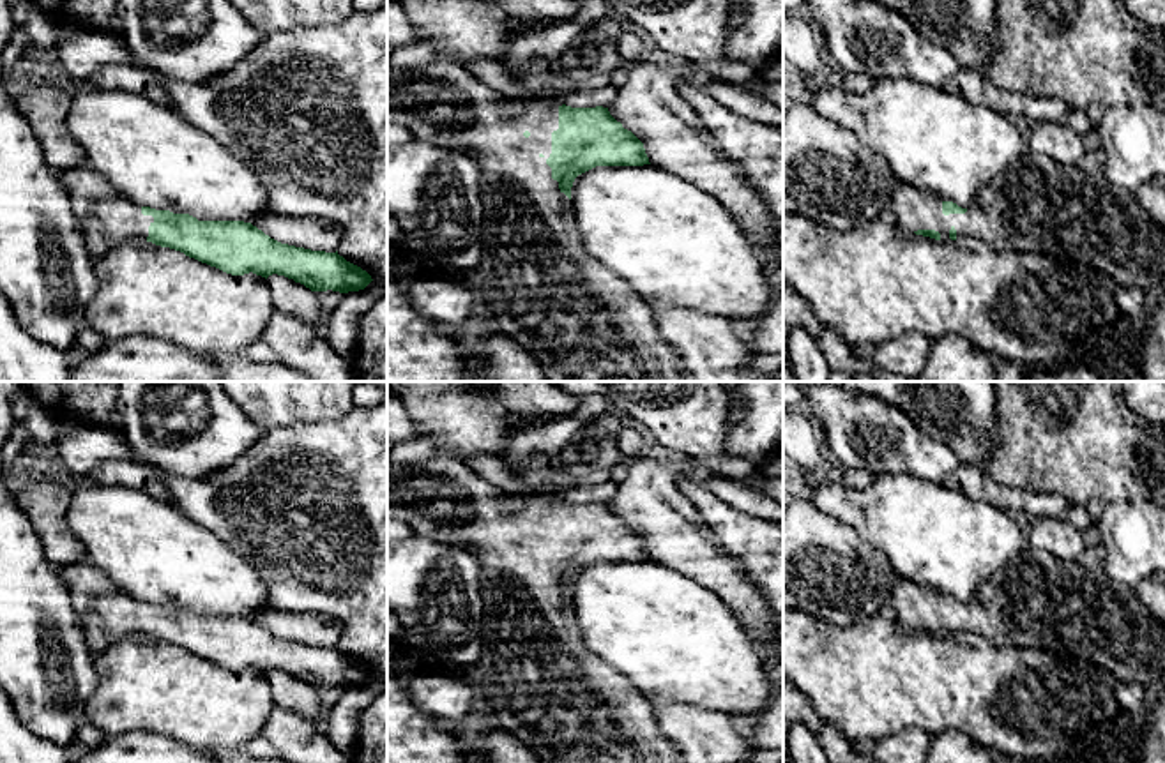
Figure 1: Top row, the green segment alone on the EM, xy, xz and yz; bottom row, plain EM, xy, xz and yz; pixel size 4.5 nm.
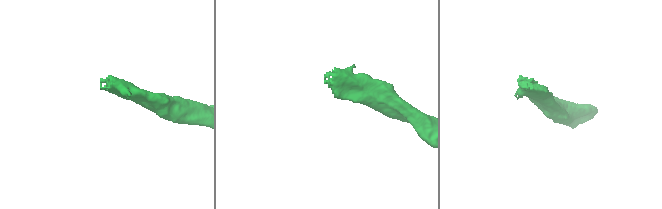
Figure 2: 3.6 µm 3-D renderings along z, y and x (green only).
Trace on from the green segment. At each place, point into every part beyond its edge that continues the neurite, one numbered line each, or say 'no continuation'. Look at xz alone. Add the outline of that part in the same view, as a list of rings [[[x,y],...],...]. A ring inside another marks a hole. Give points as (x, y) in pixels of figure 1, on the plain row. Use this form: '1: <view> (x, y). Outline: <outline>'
1: xz (545, 686). Outline: [[[451,456],[387,466],[387,516],[407,523],[414,535],[453,542],[479,560],[483,645],[470,676],[481,682],[495,722],[530,747],[543,763],[684,763],[677,745],[661,735],[651,701],[585,645],[573,597],[559,585],[546,560],[552,528],[559,525],[559,503],[527,495],[518,510],[507,512],[504,502],[504,491]]]

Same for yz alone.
1: yz (1036, 601). Outline: [[[1025,544],[1017,558],[979,585],[965,609],[944,611],[942,597],[932,588],[898,578],[889,602],[896,620],[910,629],[935,625],[942,638],[949,638],[949,625],[955,623],[956,636],[983,638],[999,648],[1050,650],[1087,661],[1116,680],[1154,689],[1165,685],[1165,625],[1151,615],[1131,586],[1103,572],[1077,569],[1071,562]]]

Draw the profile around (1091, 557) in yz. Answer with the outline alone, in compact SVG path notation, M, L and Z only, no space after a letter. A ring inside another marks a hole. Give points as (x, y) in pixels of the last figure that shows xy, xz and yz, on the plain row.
M1103 546L1085 548L1082 555L1073 562L1077 569L1087 569L1096 574L1103 572Z

